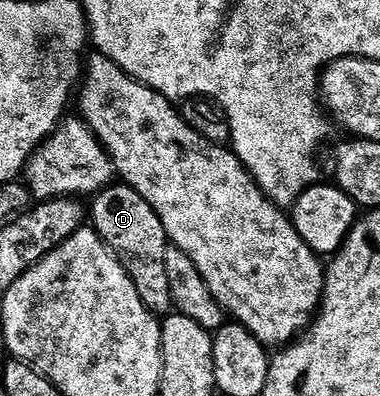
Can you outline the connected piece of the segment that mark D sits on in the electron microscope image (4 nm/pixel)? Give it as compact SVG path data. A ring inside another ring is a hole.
M118 183L105 187L90 200L90 226L119 256L119 262L131 274L131 280L143 304L156 313L170 312L173 302L167 281L167 265L164 262L169 250L169 240L161 225L161 217L157 217L149 201L145 201L145 197L141 197L134 186L126 187L125 184Z

